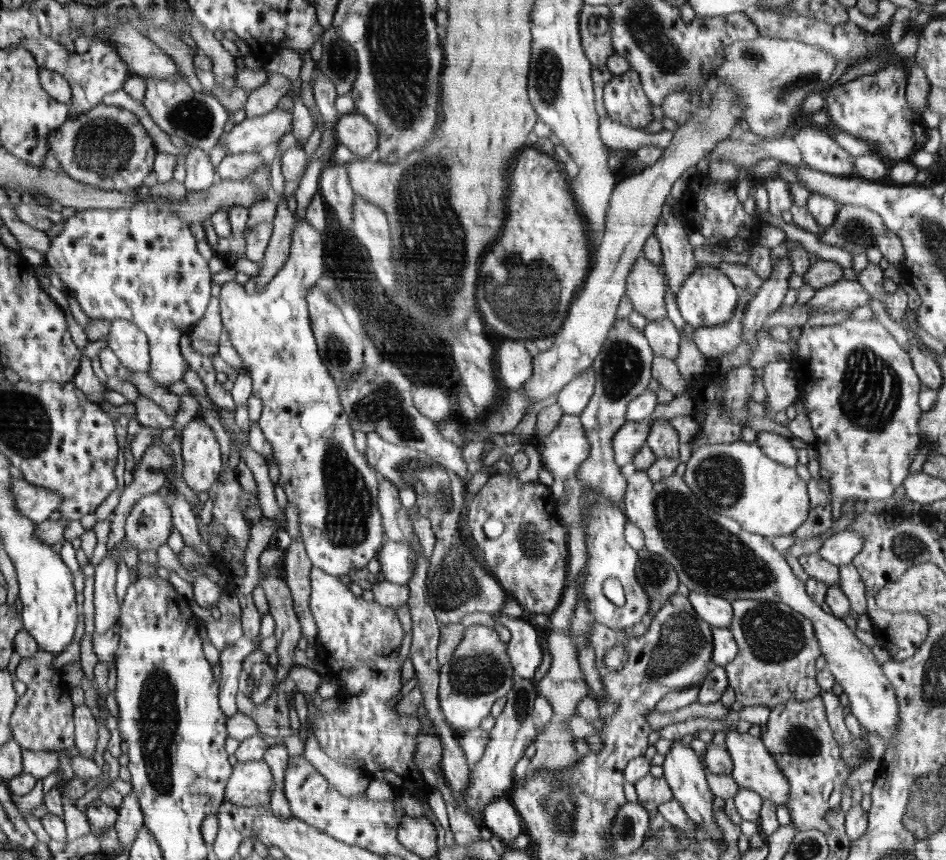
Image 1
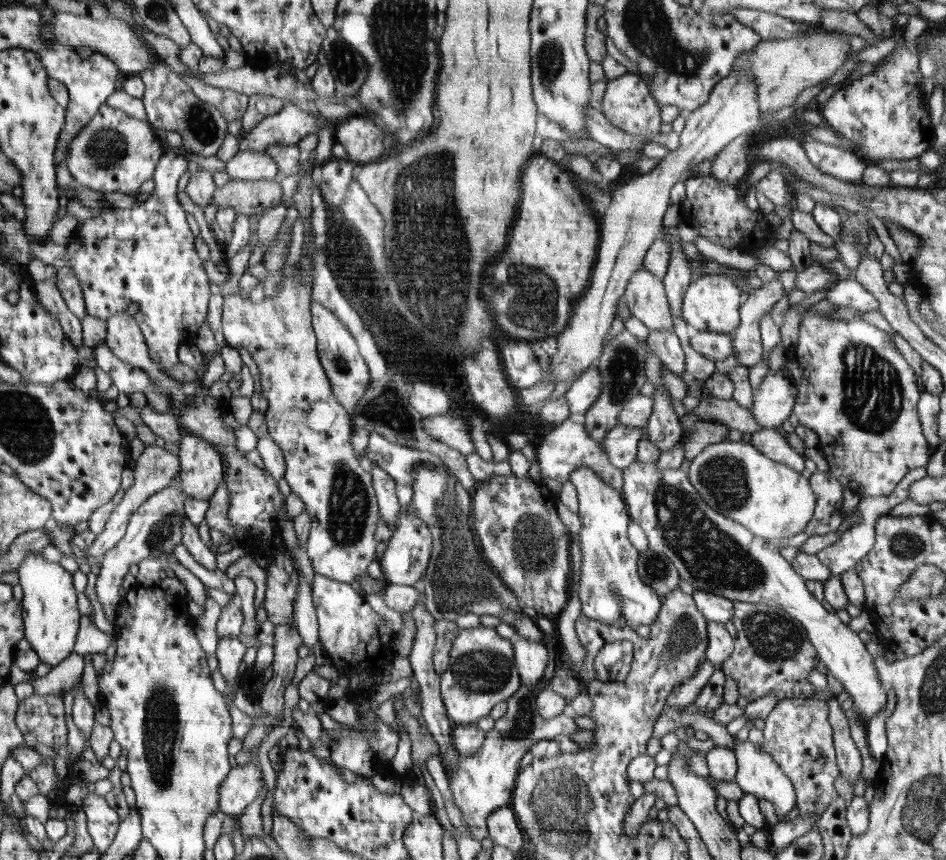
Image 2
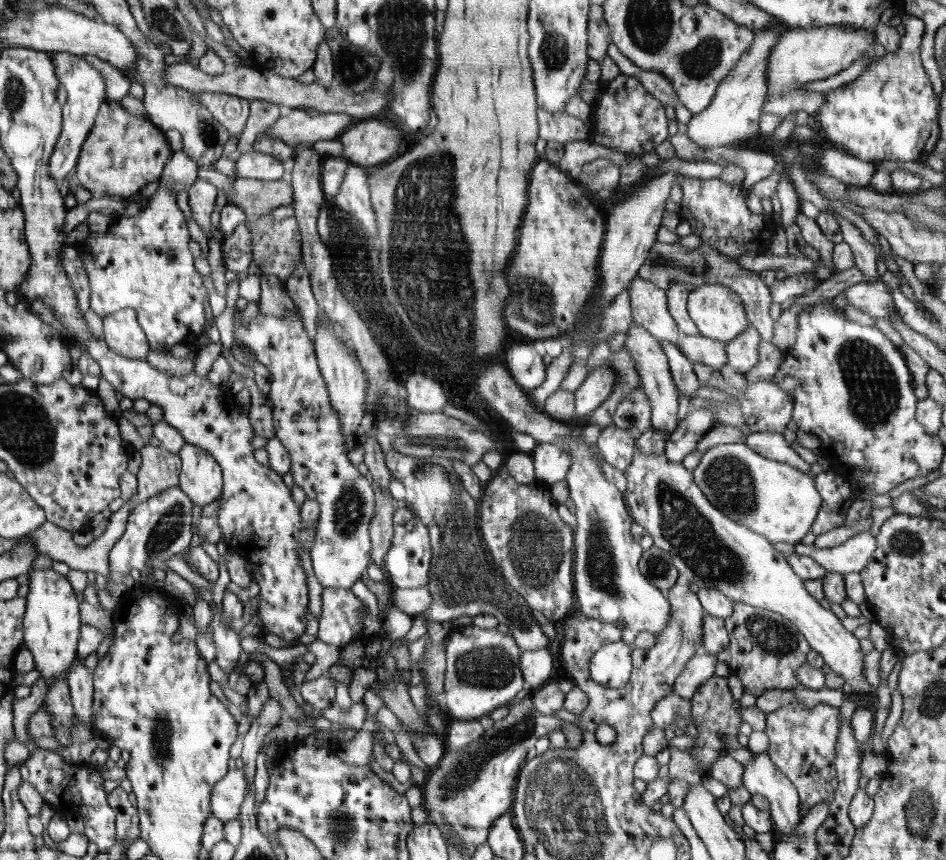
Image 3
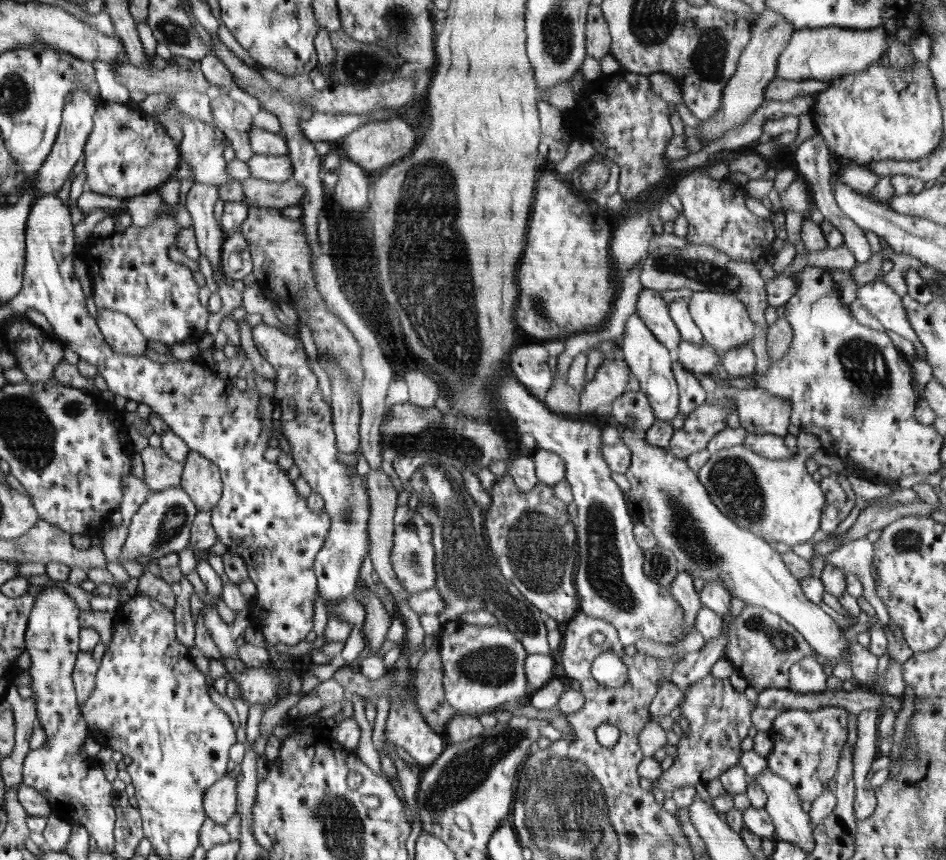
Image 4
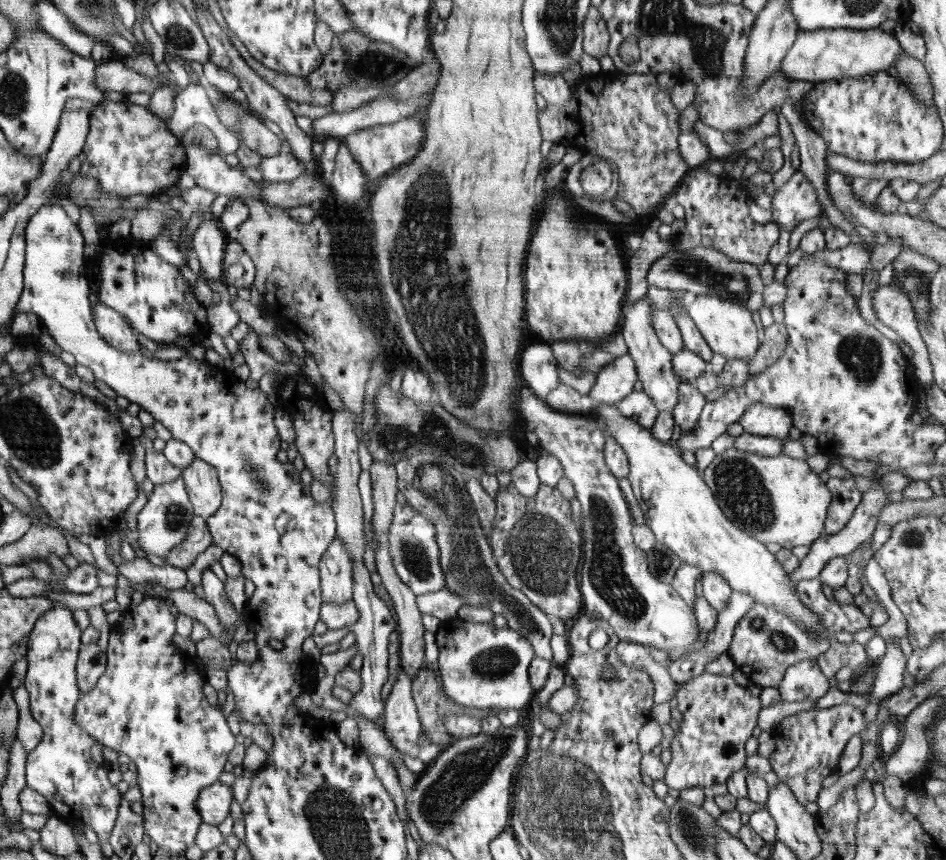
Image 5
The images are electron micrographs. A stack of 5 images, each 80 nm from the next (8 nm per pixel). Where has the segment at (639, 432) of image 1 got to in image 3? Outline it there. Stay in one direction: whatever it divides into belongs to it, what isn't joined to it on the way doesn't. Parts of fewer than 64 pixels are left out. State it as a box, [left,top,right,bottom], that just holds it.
[597,424,636,472]

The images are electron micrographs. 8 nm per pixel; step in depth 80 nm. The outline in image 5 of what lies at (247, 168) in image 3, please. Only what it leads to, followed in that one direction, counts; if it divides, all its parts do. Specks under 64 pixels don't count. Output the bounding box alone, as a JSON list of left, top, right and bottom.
[258,150,305,182]

